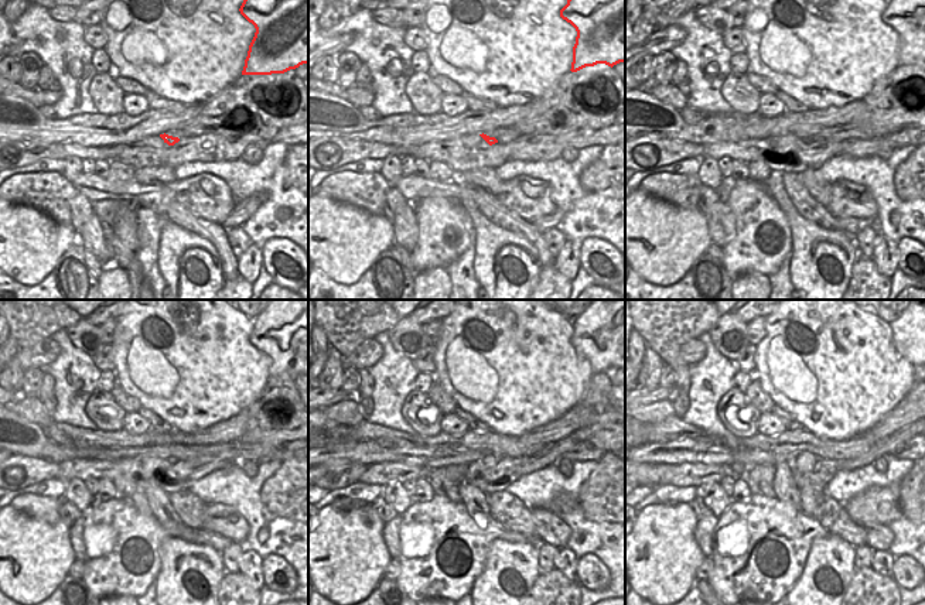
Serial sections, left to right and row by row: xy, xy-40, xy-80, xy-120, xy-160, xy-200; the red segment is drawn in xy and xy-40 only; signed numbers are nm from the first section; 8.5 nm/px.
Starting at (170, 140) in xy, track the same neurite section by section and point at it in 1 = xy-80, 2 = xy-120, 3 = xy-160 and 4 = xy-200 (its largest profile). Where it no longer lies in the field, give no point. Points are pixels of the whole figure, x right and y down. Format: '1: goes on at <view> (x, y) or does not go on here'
1: goes on at xy-80 (802, 134)
2: goes on at xy-120 (171, 450)
3: goes on at xy-160 (365, 451)
4: goes on at xy-200 (682, 451)

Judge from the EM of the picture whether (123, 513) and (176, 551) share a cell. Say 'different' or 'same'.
different

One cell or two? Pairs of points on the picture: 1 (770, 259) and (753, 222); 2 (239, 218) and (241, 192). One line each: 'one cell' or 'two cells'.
1: one cell
2: two cells

